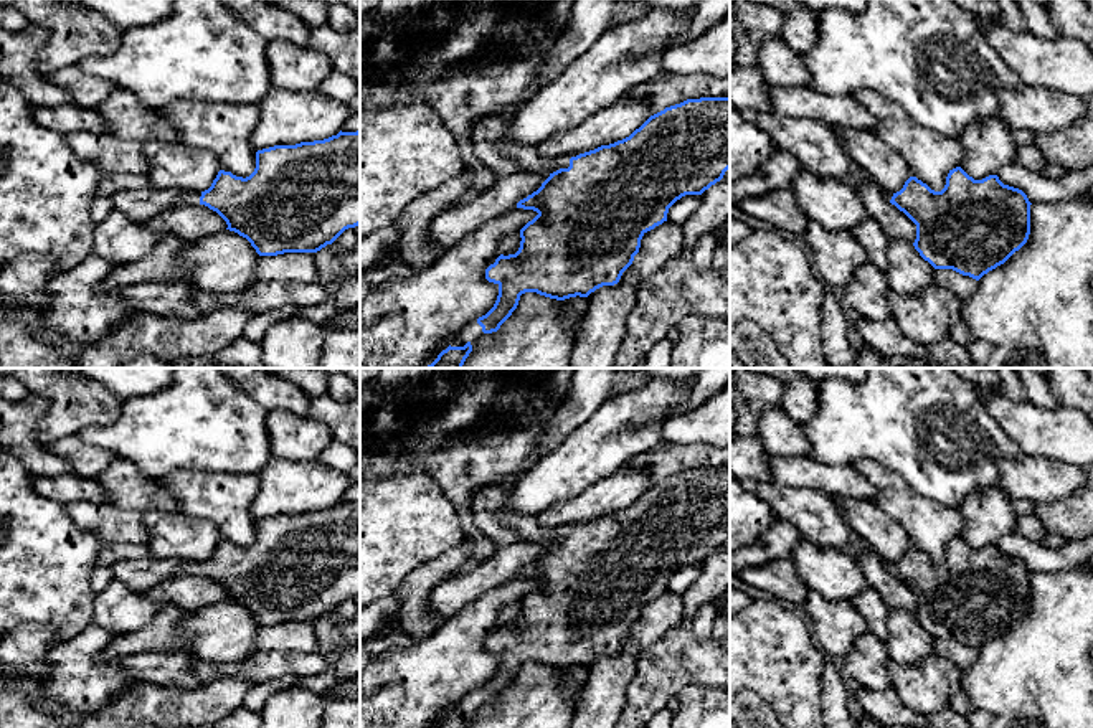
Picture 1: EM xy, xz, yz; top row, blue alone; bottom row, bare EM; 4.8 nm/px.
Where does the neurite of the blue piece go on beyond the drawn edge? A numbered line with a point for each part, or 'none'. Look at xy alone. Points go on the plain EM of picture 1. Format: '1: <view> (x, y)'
1: xy (139, 575)

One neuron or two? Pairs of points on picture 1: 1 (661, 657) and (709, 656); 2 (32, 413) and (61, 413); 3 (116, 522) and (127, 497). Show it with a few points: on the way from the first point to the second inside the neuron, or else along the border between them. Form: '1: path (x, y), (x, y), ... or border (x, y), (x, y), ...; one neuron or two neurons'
1: path (672, 657), (697, 657); one neuron
2: border (32, 393), (47, 401), (35, 430), (45, 446); two neurons
3: border (106, 499), (118, 507), (136, 509), (144, 514); two neurons

